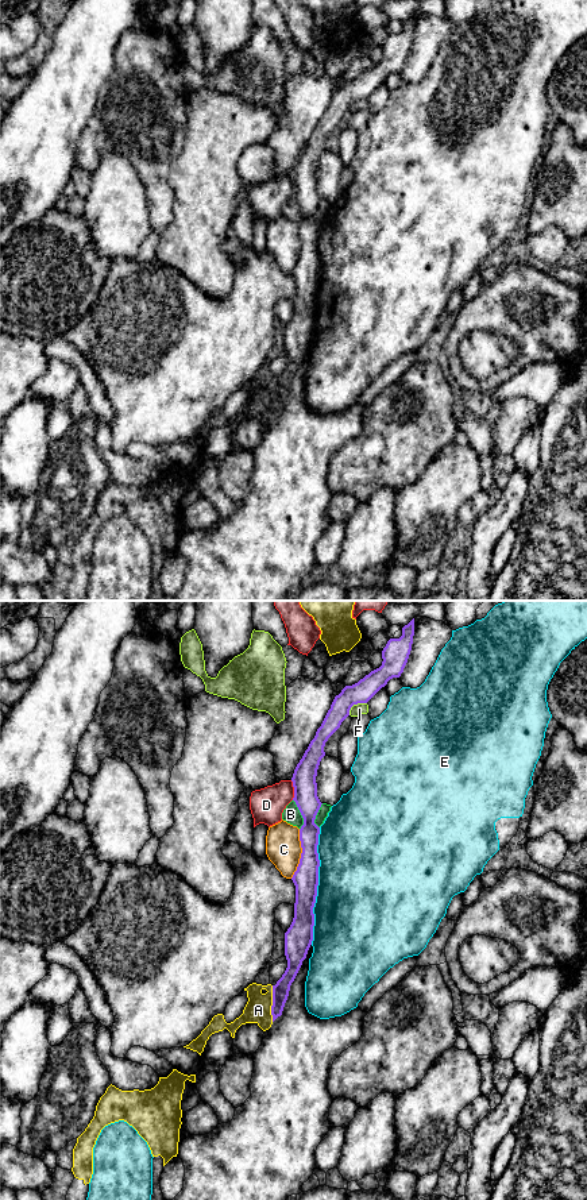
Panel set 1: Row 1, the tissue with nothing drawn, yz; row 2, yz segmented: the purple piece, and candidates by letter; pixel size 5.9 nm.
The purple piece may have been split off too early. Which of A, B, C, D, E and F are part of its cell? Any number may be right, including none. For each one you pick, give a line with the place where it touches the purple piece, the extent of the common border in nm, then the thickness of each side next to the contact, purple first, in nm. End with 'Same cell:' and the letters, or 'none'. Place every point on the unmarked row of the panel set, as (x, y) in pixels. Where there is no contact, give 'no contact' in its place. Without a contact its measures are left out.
Same cell: none

